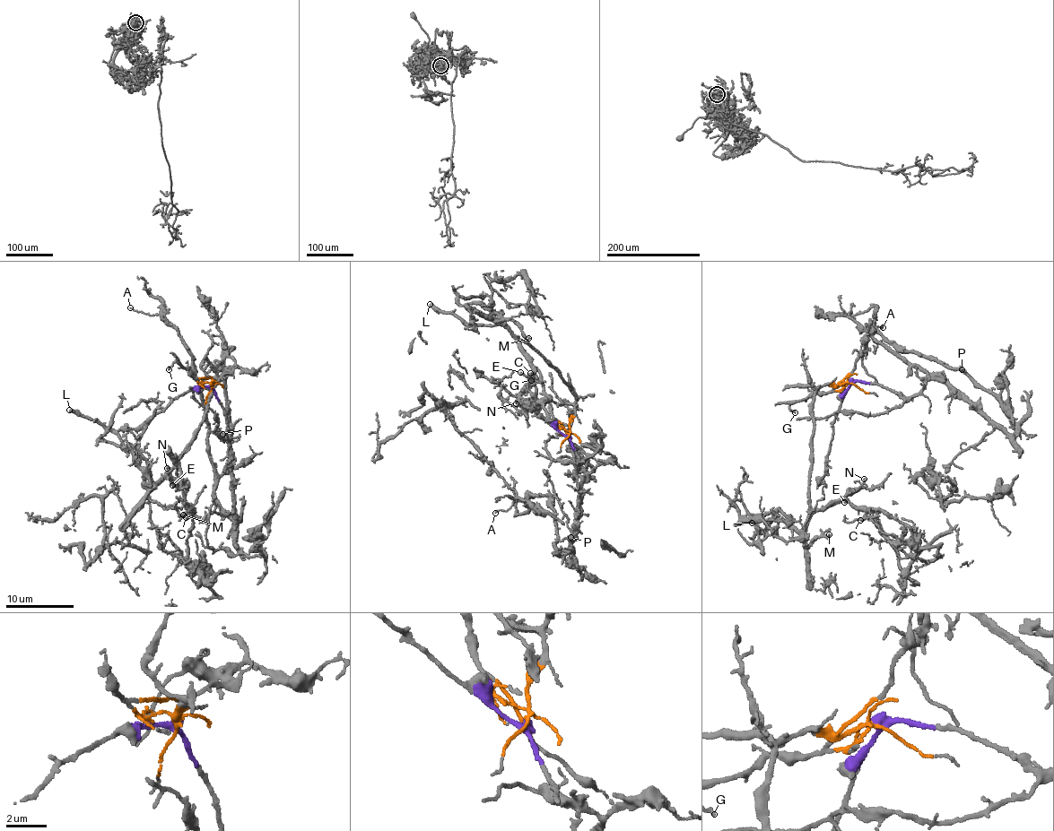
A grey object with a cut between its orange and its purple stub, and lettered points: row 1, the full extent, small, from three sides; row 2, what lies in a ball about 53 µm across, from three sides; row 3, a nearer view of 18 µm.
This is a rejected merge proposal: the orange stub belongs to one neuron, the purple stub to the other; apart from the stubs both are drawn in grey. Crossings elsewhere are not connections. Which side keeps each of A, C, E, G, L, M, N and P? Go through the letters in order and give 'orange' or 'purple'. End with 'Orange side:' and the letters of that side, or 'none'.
A: purple
C: orange
E: orange
G: orange
L: orange
M: orange
N: orange
P: purple
Orange side: C, E, G, L, M, N

